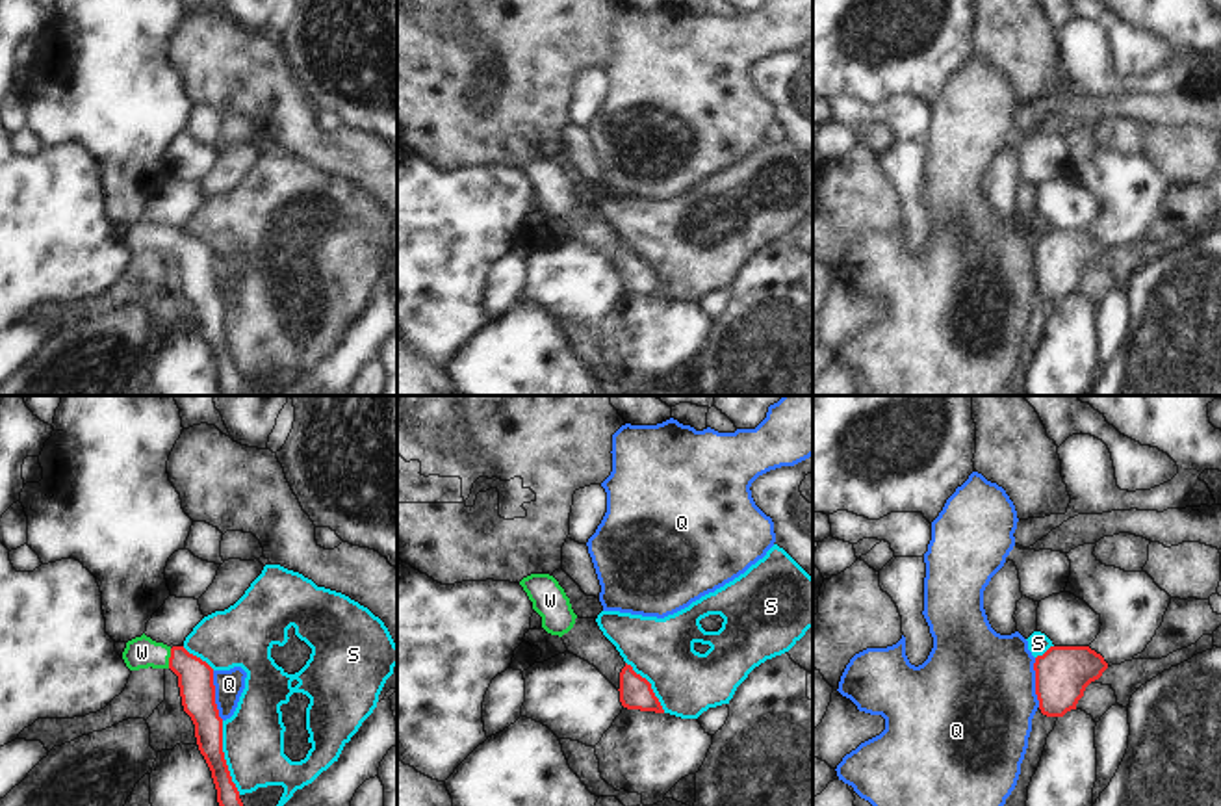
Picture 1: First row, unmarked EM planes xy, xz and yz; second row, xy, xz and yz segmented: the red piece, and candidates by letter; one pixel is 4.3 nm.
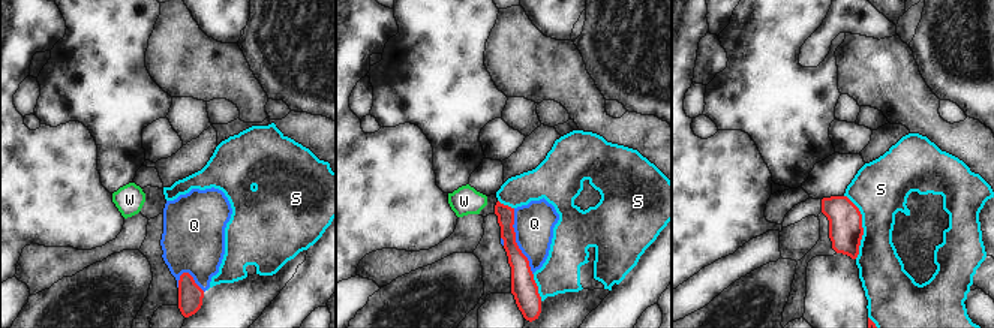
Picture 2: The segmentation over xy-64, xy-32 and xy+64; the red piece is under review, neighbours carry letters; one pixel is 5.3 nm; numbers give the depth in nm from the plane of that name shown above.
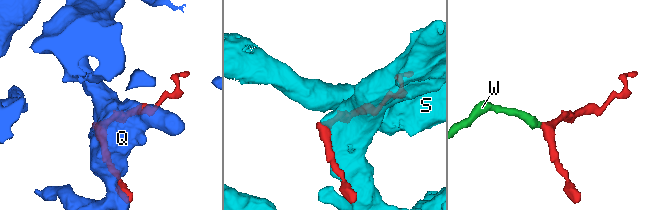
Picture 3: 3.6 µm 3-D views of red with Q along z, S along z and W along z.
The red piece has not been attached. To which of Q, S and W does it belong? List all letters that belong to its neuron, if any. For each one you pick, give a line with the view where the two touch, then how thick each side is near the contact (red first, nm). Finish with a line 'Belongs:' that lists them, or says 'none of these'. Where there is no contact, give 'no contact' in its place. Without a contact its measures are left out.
W: xy | 160/140 nm
Belongs: W

